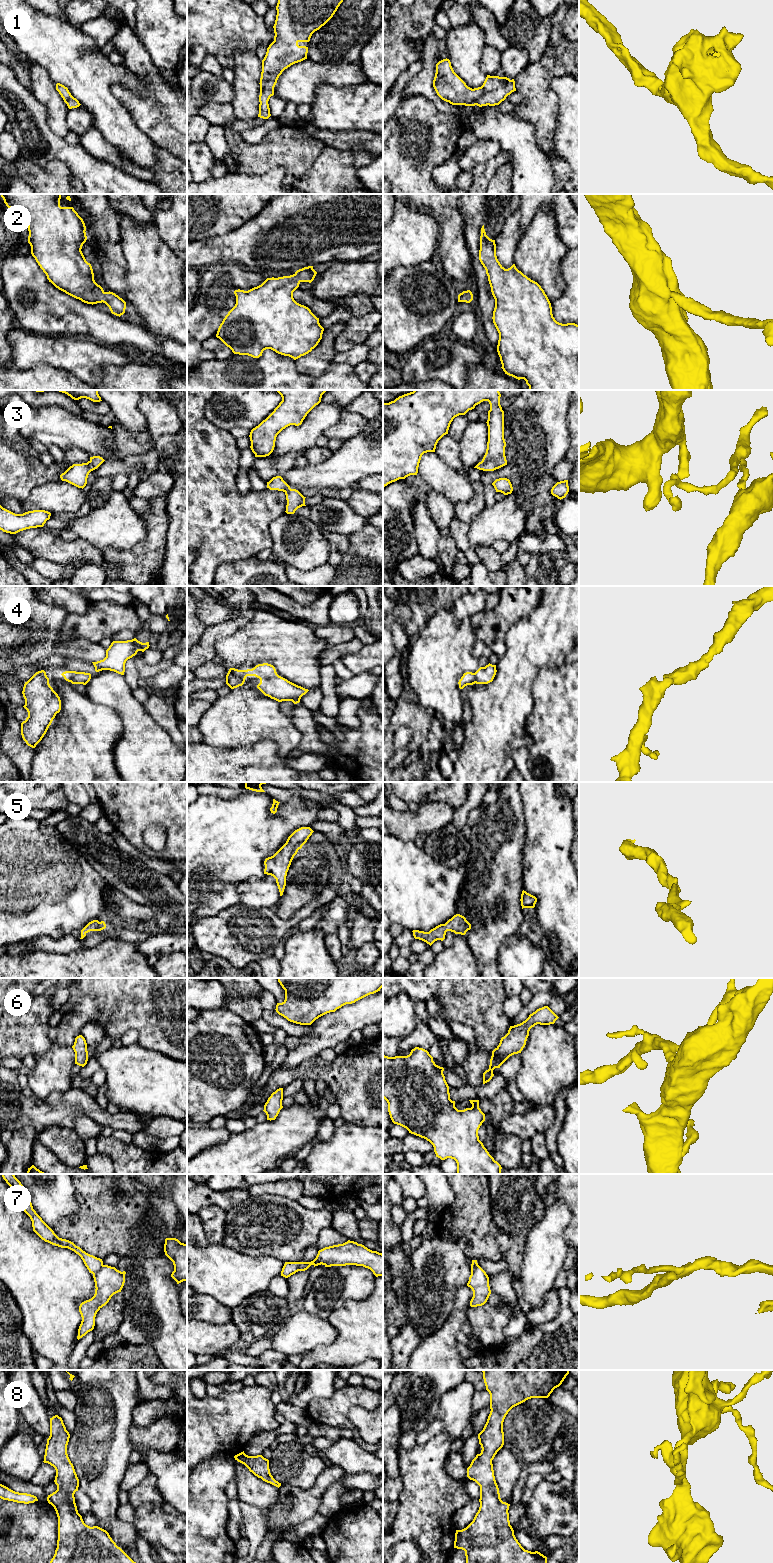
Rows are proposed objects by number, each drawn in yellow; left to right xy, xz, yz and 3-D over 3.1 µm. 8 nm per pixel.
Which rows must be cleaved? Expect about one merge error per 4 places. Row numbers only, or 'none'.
3, 7

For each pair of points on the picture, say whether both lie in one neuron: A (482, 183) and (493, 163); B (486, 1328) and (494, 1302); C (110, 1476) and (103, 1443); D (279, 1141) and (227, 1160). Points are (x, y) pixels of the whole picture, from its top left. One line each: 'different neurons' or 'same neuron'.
A: same neuron
B: same neuron
C: same neuron
D: same neuron

